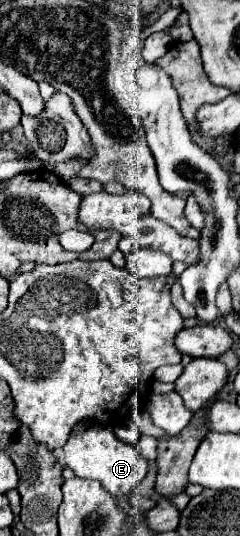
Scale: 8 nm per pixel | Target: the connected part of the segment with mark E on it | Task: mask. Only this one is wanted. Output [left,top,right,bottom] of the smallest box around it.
[63,426,147,496]

